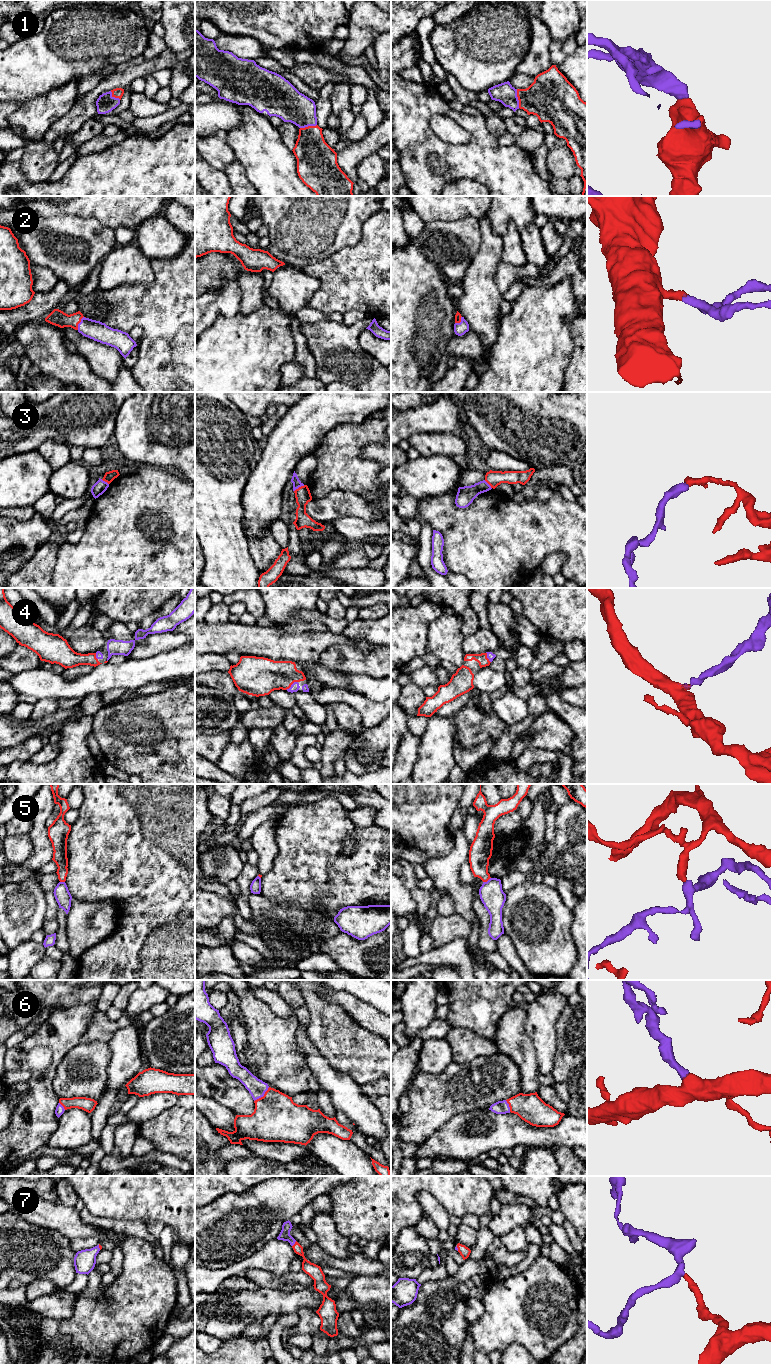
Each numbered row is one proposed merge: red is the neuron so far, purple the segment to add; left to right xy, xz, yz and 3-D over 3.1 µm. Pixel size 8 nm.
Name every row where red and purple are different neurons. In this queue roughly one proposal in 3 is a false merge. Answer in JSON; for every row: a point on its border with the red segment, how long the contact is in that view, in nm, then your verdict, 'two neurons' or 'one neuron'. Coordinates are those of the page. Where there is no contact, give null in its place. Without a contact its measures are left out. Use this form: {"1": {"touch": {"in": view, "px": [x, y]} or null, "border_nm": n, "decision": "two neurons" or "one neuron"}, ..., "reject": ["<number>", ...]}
{"1": {"touch": {"in": "yz", "px": [518, 98]}, "border_nm": 150, "decision": "one neuron"}, "2": {"touch": {"in": "xy", "px": [80, 321]}, "border_nm": 120, "decision": "one neuron"}, "3": {"touch": {"in": "xz", "px": [299, 487]}, "border_nm": 100, "decision": "two neurons"}, "4": {"touch": {"in": "xz", "px": [291, 684]}, "border_nm": 120, "decision": "one neuron"}, "5": {"touch": {"in": "yz", "px": [486, 881]}, "border_nm": 80, "decision": "two neurons"}, "6": {"touch": {"in": "xz", "px": [263, 1096]}, "border_nm": 170, "decision": "one neuron"}, "7": {"touch": {"in": "xz", "px": [294, 1244]}, "border_nm": 60, "decision": "one neuron"}, "reject": ["3", "5"]}

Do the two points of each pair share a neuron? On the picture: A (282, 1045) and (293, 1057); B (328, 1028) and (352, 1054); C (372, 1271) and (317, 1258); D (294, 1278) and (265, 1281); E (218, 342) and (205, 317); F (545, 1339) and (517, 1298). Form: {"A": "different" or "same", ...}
{"A": "same", "B": "same", "C": "same", "D": "same", "E": "different", "F": "same"}

